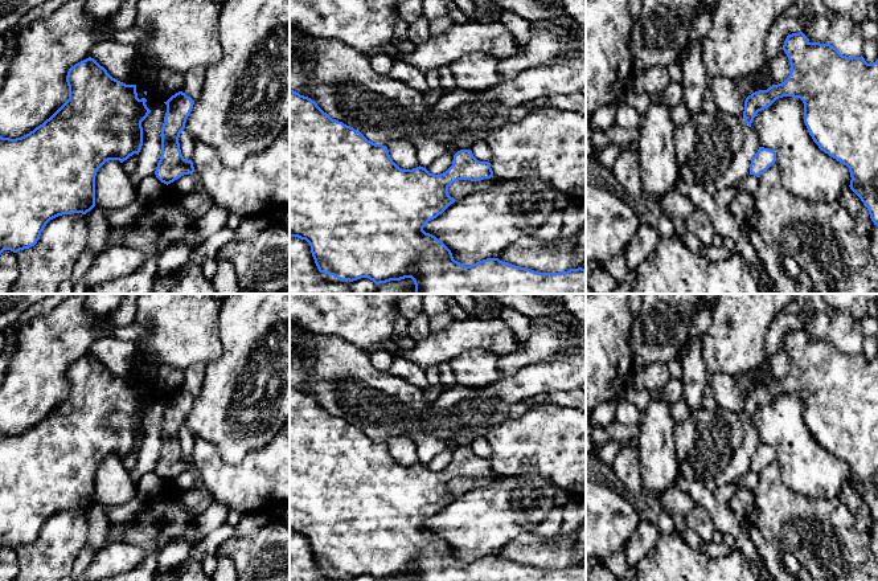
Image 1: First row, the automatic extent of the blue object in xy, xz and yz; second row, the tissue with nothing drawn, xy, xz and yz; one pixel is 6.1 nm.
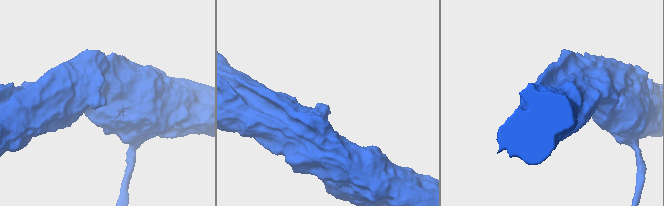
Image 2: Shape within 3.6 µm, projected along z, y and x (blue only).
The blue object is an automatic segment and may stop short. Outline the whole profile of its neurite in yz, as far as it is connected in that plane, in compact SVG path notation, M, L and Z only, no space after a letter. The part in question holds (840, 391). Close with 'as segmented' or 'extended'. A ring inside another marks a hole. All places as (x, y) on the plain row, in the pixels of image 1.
M803 328L787 332L783 347L791 360L788 375L748 392L744 397L744 418L751 424L756 410L779 394L800 394L804 420L813 438L849 465L849 483L878 523L878 356L867 360L862 352L842 352L830 340L811 339Z; as segmented

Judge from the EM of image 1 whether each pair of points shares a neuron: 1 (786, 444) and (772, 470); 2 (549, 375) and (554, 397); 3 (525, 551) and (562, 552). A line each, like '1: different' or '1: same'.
1: different
2: different
3: same

